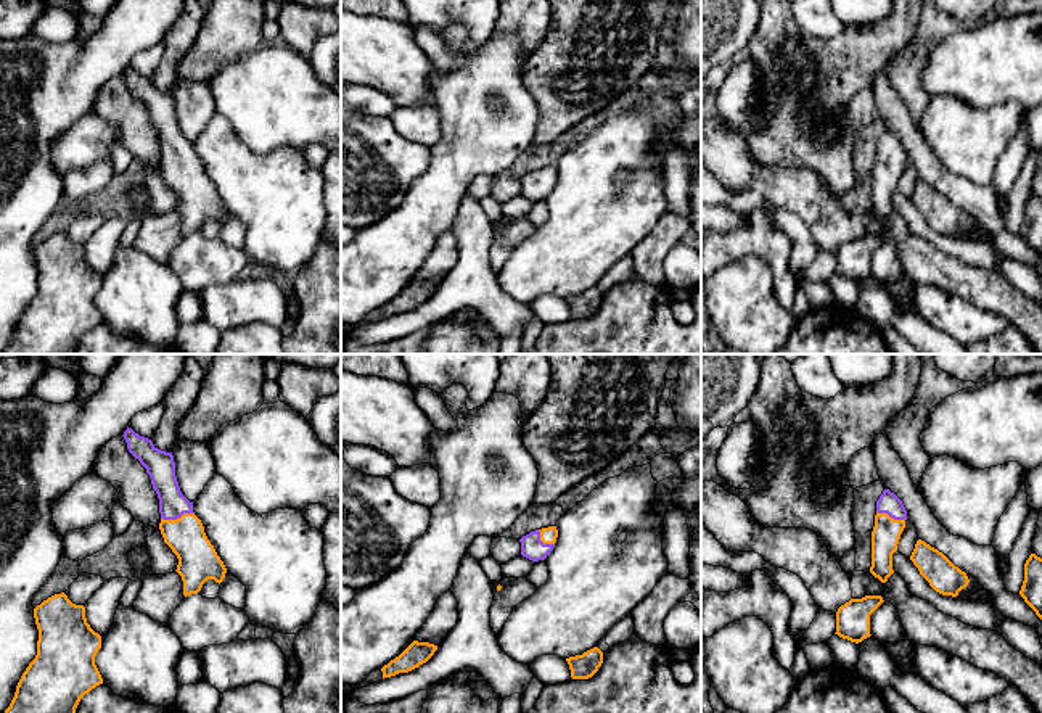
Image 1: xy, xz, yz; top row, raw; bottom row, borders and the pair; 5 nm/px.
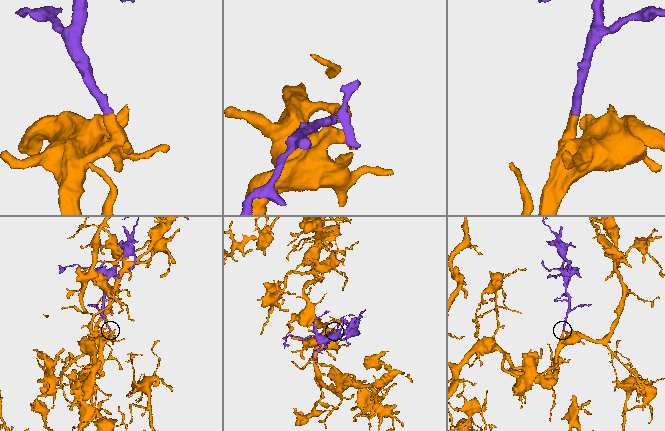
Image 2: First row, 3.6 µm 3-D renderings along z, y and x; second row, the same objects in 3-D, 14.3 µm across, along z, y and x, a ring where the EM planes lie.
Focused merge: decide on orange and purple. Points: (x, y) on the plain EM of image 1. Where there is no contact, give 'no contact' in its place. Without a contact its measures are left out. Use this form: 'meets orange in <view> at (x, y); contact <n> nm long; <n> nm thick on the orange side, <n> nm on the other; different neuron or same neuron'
meets orange in xy at (177, 158); contact 170 nm long; 200 nm thick on the orange side, 140 nm on the other; same neuron

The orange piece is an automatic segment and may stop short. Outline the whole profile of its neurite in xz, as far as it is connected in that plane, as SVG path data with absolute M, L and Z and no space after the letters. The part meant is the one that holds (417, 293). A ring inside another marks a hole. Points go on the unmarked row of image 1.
M413 280L399 296L381 307L383 319L418 307L426 303L436 290L437 285L434 283Z

